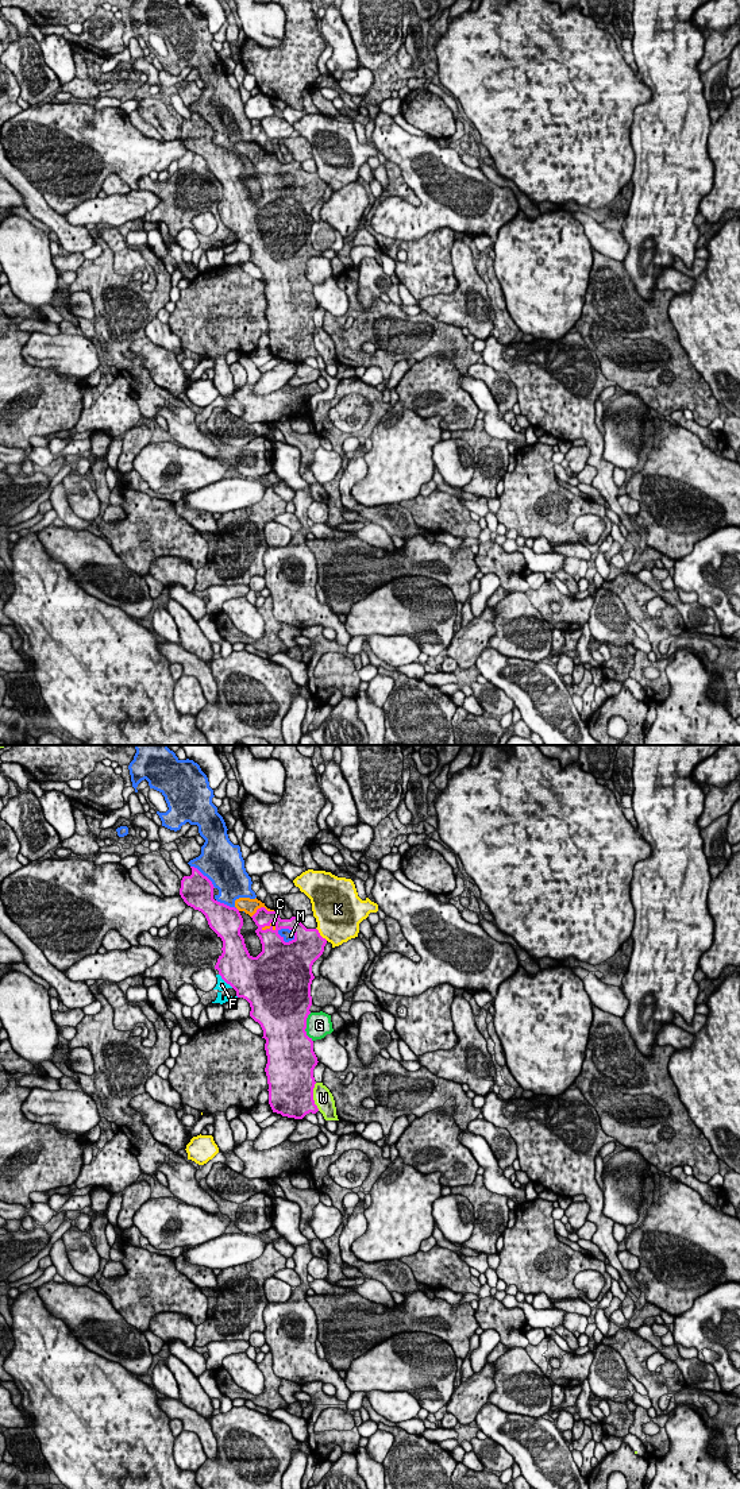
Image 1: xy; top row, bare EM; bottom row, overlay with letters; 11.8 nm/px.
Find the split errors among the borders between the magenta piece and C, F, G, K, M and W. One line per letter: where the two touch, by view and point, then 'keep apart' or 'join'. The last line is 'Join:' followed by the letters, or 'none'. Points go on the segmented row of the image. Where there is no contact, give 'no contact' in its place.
C: xy (261, 907) | join
F: xy (226, 982) | keep apart
G: xy (305, 1027) | keep apart
K: xy (319, 934) | keep apart
M: xy (288, 928) | keep apart
W: xy (312, 1096) | keep apart
Join: C

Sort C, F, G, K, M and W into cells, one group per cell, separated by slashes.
C / F / G / K / M / W

